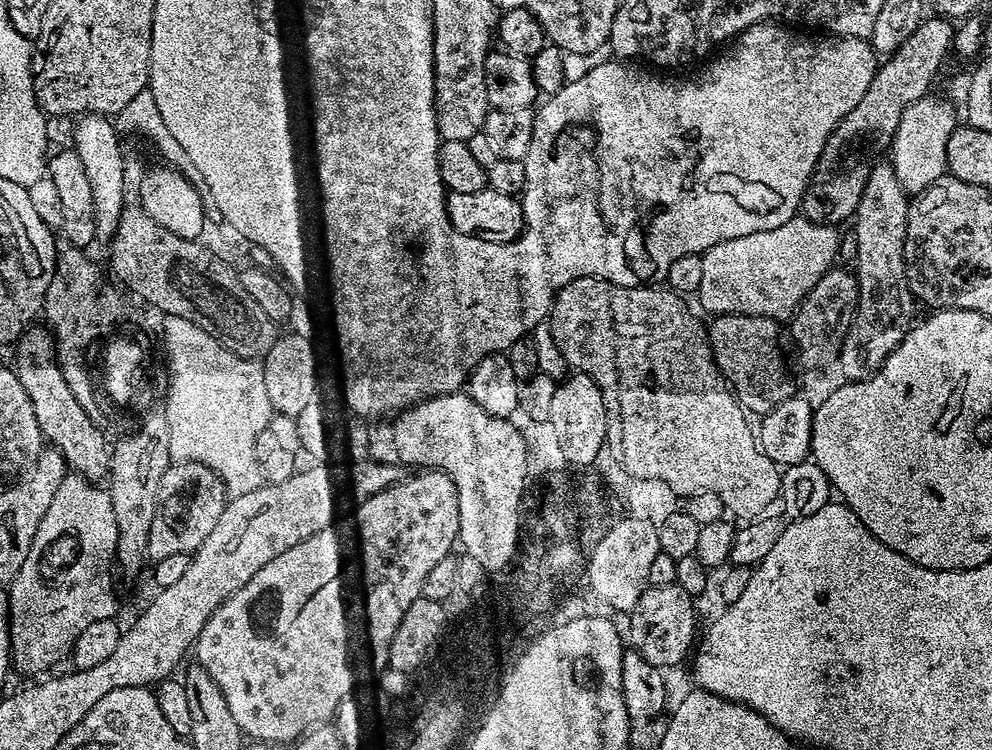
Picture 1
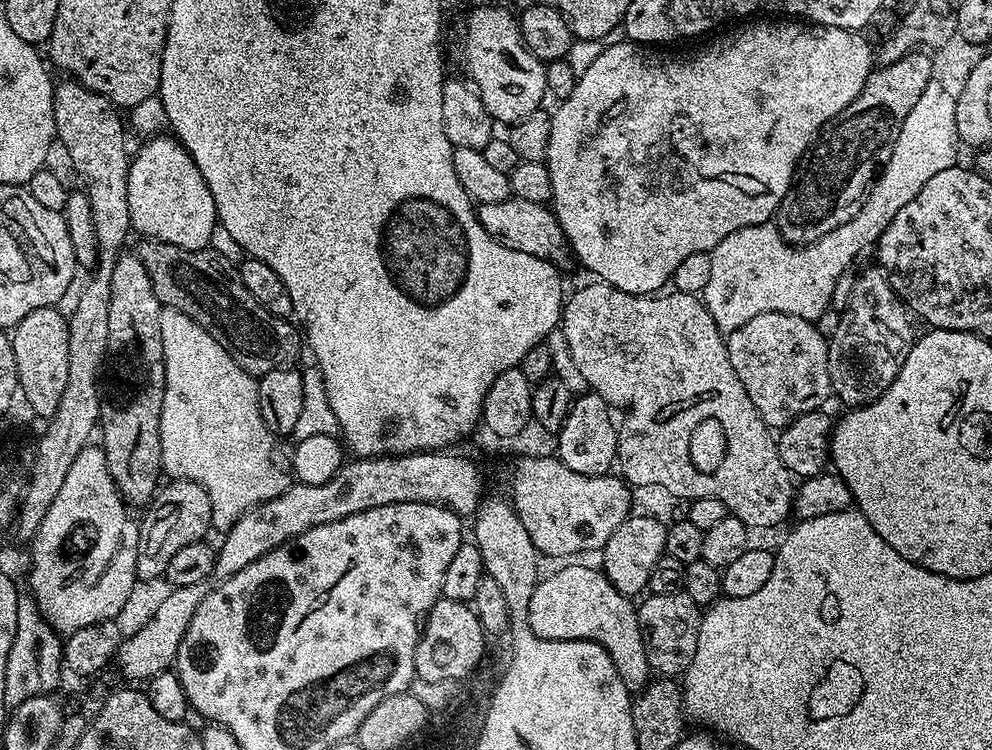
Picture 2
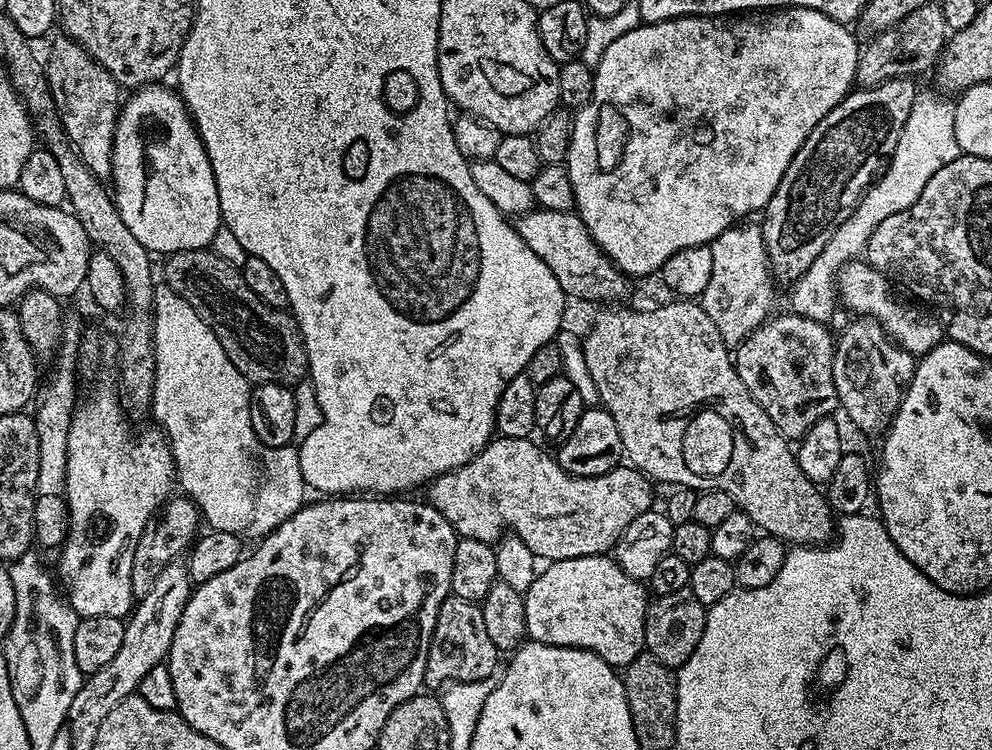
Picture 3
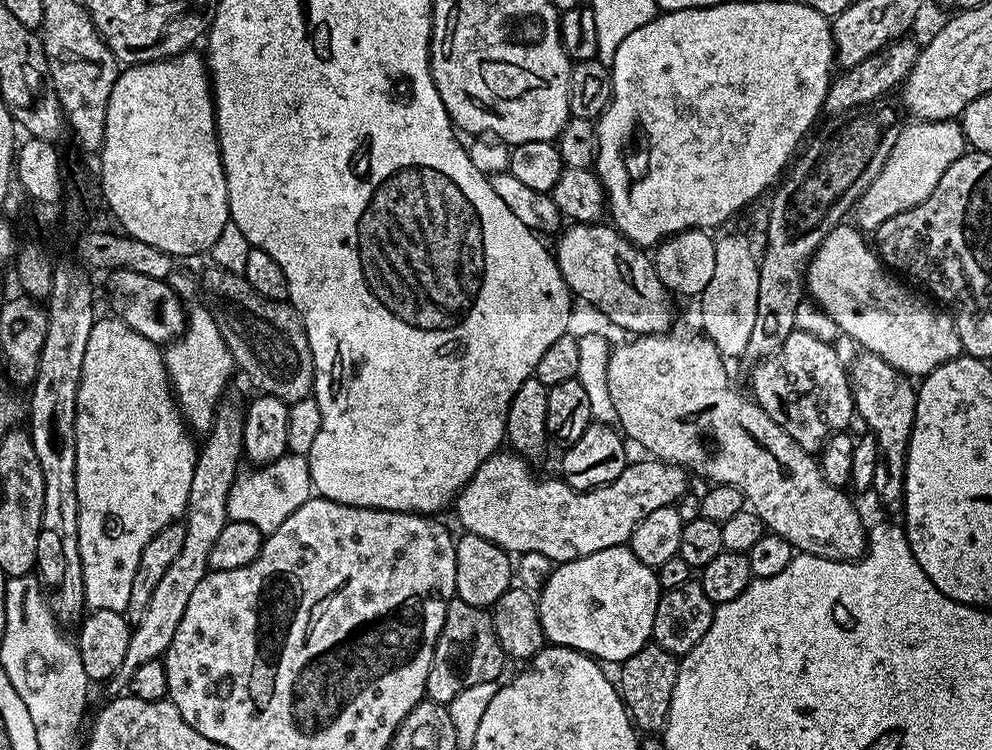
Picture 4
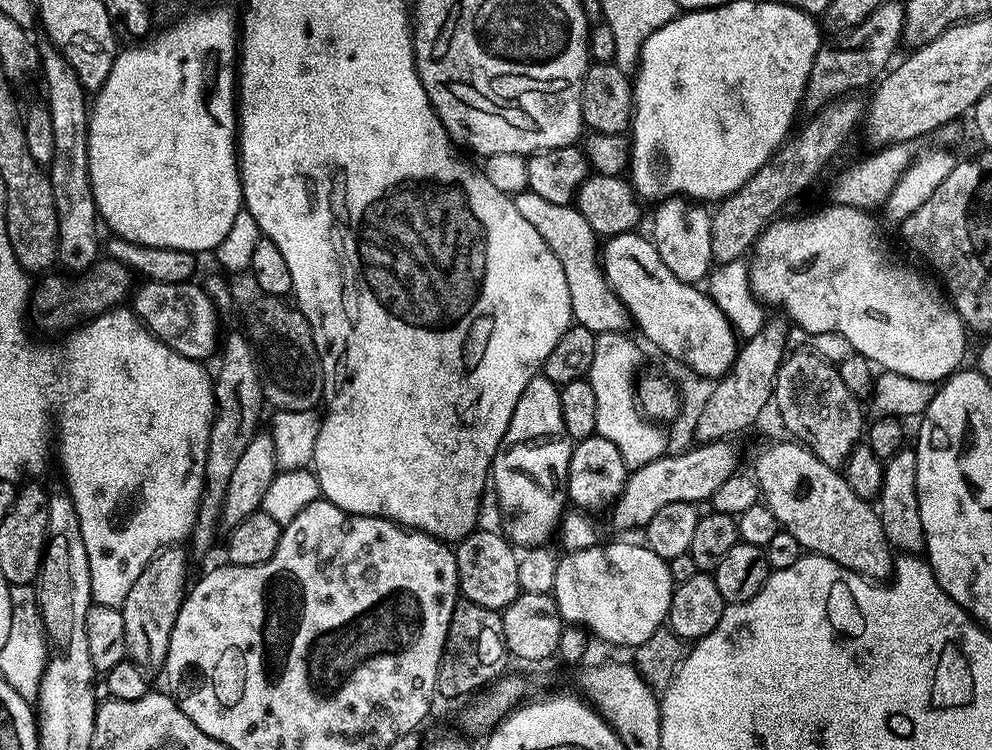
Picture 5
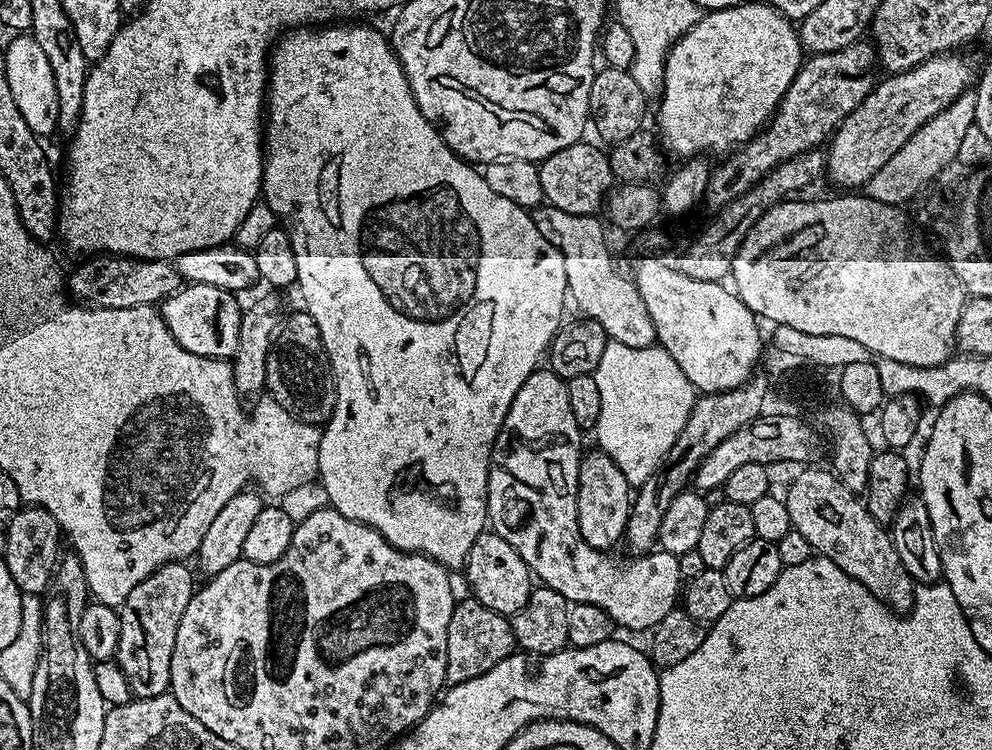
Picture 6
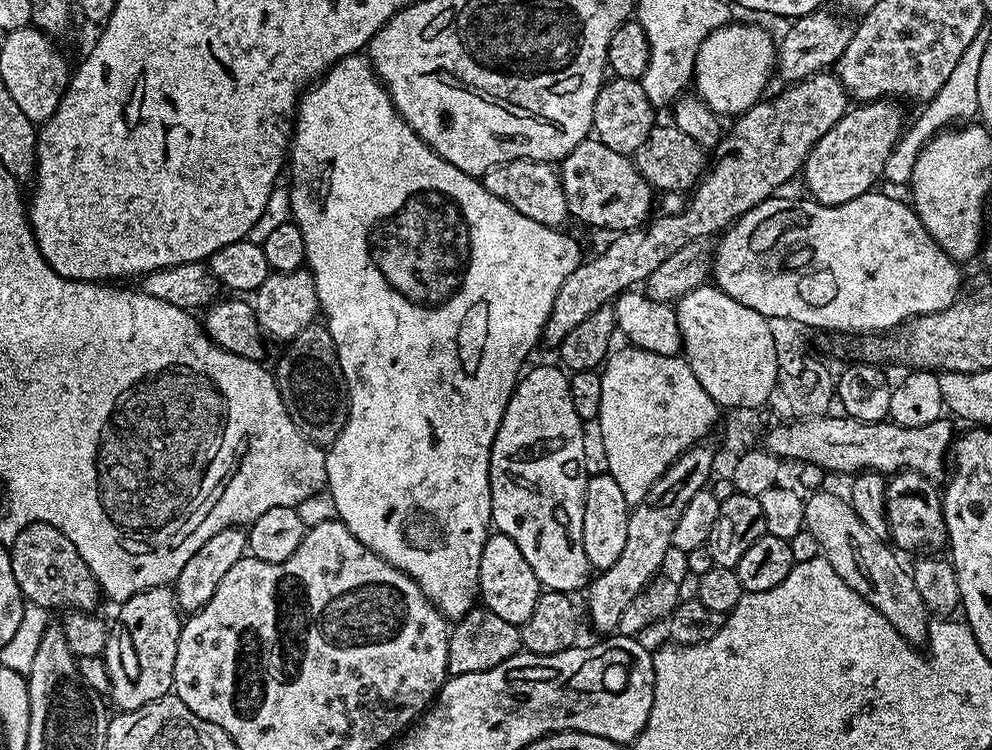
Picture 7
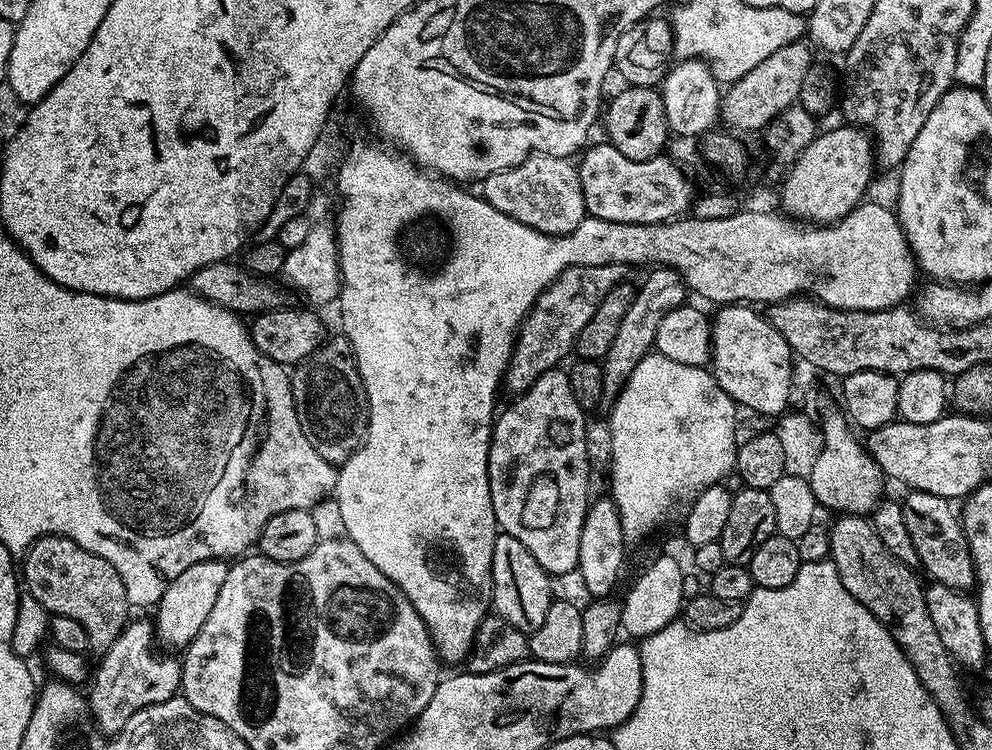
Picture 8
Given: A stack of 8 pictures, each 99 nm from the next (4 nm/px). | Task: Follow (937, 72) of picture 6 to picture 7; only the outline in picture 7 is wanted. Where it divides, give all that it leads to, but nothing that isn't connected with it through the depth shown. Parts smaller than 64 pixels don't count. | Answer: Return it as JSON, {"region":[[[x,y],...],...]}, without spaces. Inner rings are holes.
{"region":[[[891,99],[869,100],[849,107],[842,119],[808,151],[804,159],[802,180],[808,187],[807,195],[826,206],[838,206],[873,191],[884,174],[884,167],[899,142],[906,119],[900,113],[901,105]]]}

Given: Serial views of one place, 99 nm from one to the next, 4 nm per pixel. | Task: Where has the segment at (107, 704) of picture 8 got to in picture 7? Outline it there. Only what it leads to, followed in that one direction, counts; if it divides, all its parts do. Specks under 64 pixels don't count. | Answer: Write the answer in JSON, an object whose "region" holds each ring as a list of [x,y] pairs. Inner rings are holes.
{"region":[[[171,587],[147,588],[123,601],[120,613],[110,624],[103,657],[112,685],[107,695],[121,712],[133,712],[173,691],[174,658],[178,658],[178,638],[182,613],[176,607]]]}

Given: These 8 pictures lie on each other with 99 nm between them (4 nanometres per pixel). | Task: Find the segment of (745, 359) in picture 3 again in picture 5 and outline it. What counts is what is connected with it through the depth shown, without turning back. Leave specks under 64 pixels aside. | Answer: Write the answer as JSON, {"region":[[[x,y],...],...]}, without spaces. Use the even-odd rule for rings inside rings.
{"region":[[[789,351],[780,364],[776,375],[776,385],[772,388],[772,400],[784,428],[789,432],[793,441],[799,442],[808,448],[826,466],[840,470],[843,469],[848,455],[861,443],[866,432],[866,419],[864,412],[860,409],[861,401],[850,389],[842,383],[842,374],[835,363],[831,364],[824,356],[816,352],[795,352]]]}

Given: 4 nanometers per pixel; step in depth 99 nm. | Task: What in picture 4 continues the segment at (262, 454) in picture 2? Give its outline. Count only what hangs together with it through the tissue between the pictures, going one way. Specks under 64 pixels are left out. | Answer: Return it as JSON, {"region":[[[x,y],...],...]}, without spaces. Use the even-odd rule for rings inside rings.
{"region":[[[176,270],[170,277],[170,283],[181,300],[187,302],[188,326],[177,340],[173,340],[163,349],[166,379],[172,386],[175,403],[180,405],[184,423],[193,433],[207,434],[212,429],[212,420],[216,416],[218,405],[225,399],[224,391],[228,388],[228,379],[234,373],[232,355],[222,338],[212,309],[197,299],[197,281]],[[286,454],[269,464],[259,465],[256,472],[241,471],[232,483],[228,498],[229,521],[248,522],[258,526],[258,530],[267,534],[278,530],[298,506],[313,499],[314,489],[310,478],[310,466],[307,455]]]}

